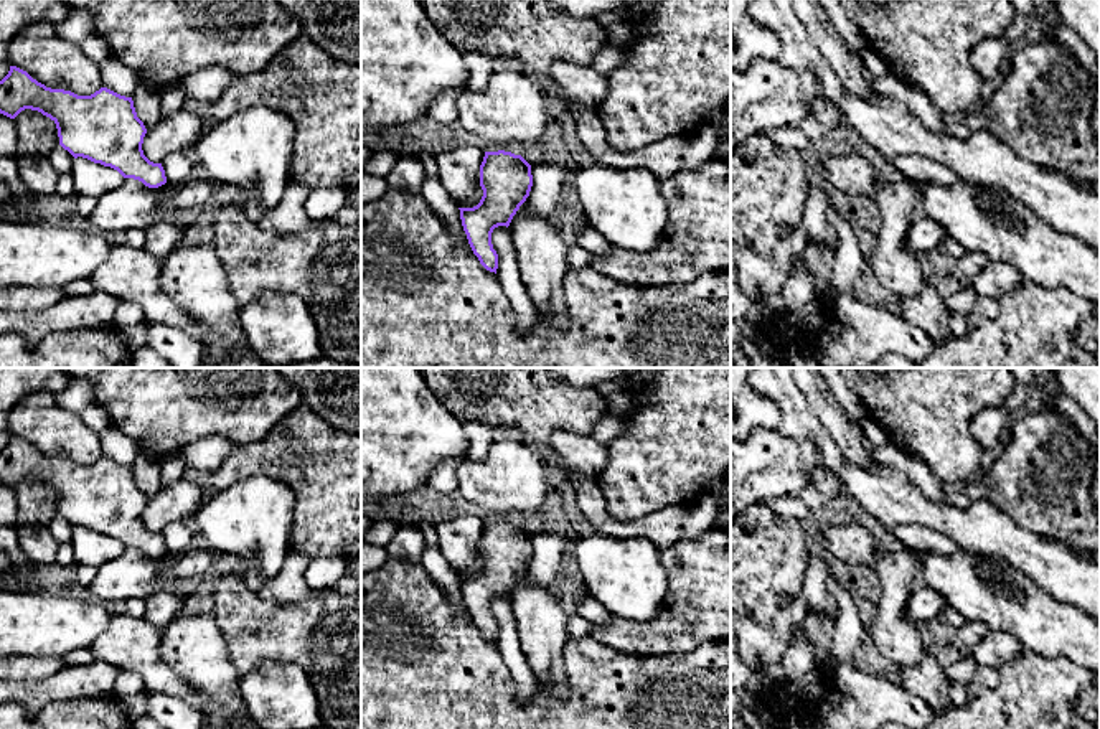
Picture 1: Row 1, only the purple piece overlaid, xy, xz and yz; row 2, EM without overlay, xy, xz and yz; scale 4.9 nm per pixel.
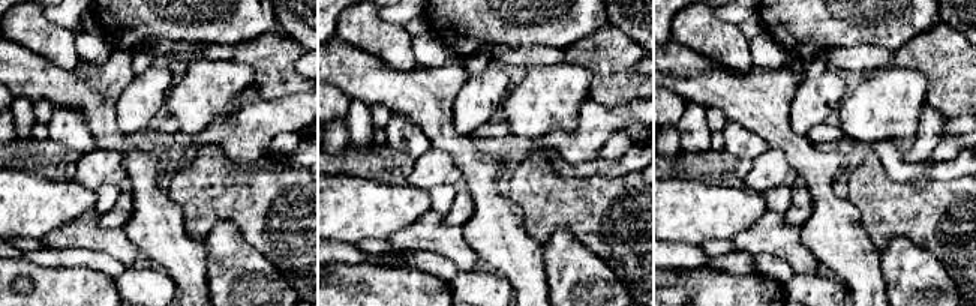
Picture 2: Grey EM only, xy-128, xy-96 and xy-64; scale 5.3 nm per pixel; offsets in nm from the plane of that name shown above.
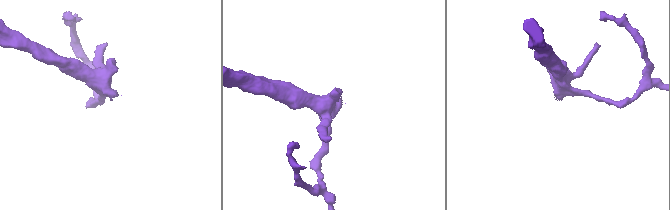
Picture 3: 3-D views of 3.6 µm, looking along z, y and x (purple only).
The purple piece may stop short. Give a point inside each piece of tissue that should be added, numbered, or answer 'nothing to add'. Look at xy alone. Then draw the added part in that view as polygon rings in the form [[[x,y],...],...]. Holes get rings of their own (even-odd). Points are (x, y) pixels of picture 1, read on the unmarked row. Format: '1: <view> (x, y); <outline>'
1: xy (195, 563); [[[200,543],[198,546],[183,554],[165,553],[153,559],[160,576],[170,572],[183,581],[193,577],[209,579],[209,569],[213,564],[213,549]]]

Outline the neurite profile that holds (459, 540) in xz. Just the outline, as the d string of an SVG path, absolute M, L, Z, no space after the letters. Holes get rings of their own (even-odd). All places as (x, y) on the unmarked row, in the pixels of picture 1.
M463 515L435 526L439 549L458 577L473 577L480 572L480 534L485 521L473 515Z

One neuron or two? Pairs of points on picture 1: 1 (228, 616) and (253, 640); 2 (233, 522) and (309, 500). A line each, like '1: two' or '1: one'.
1: one
2: two

